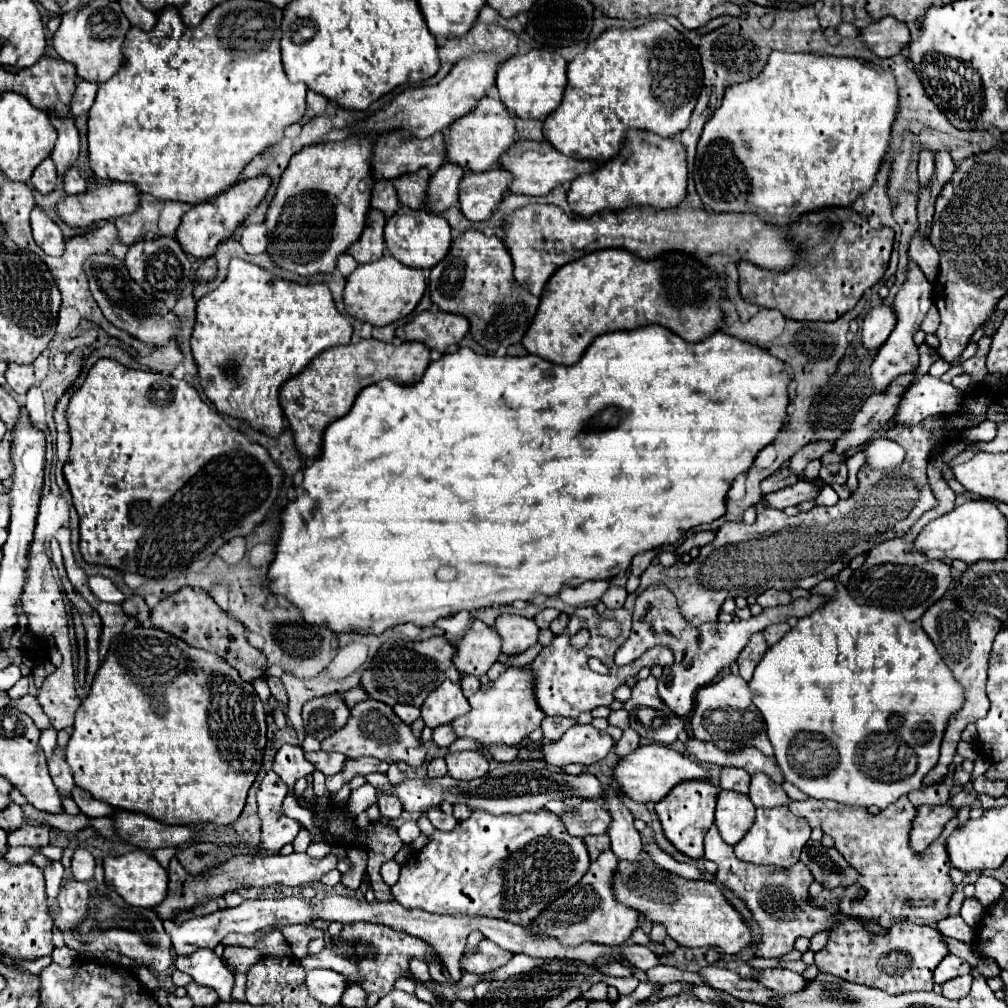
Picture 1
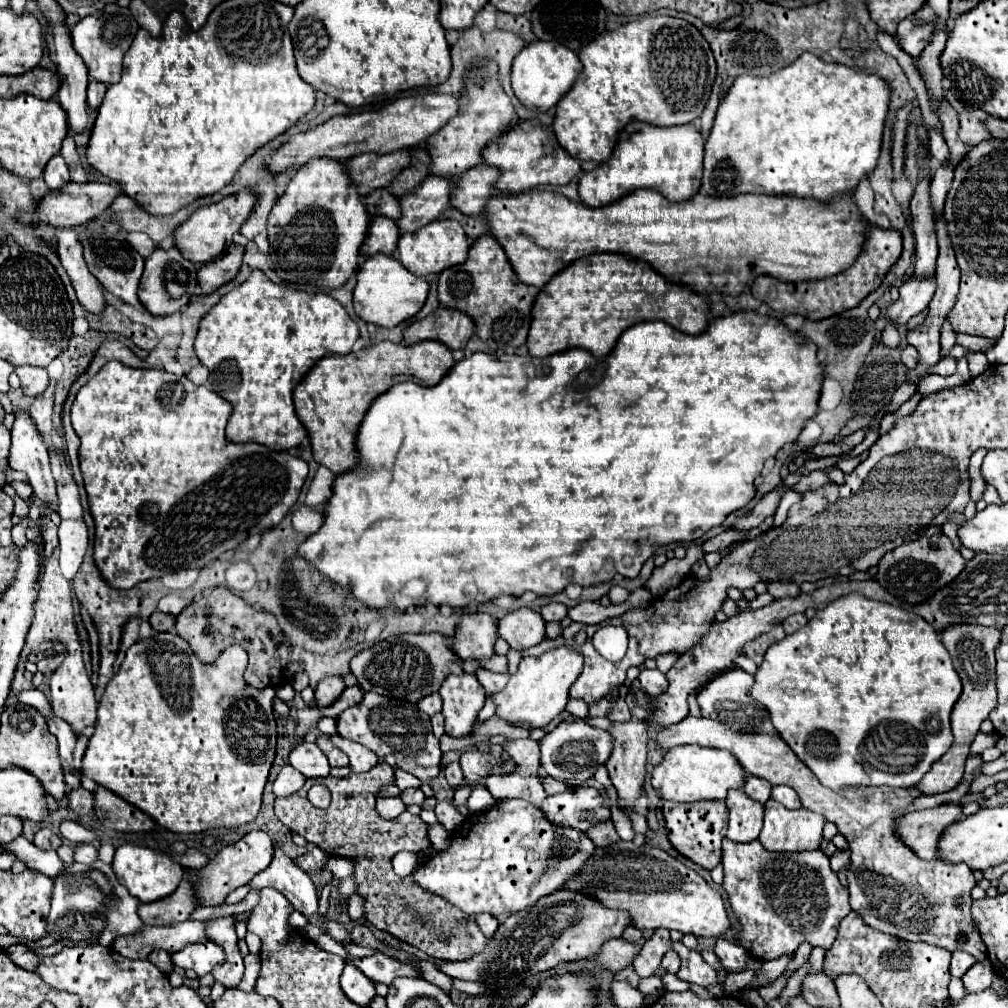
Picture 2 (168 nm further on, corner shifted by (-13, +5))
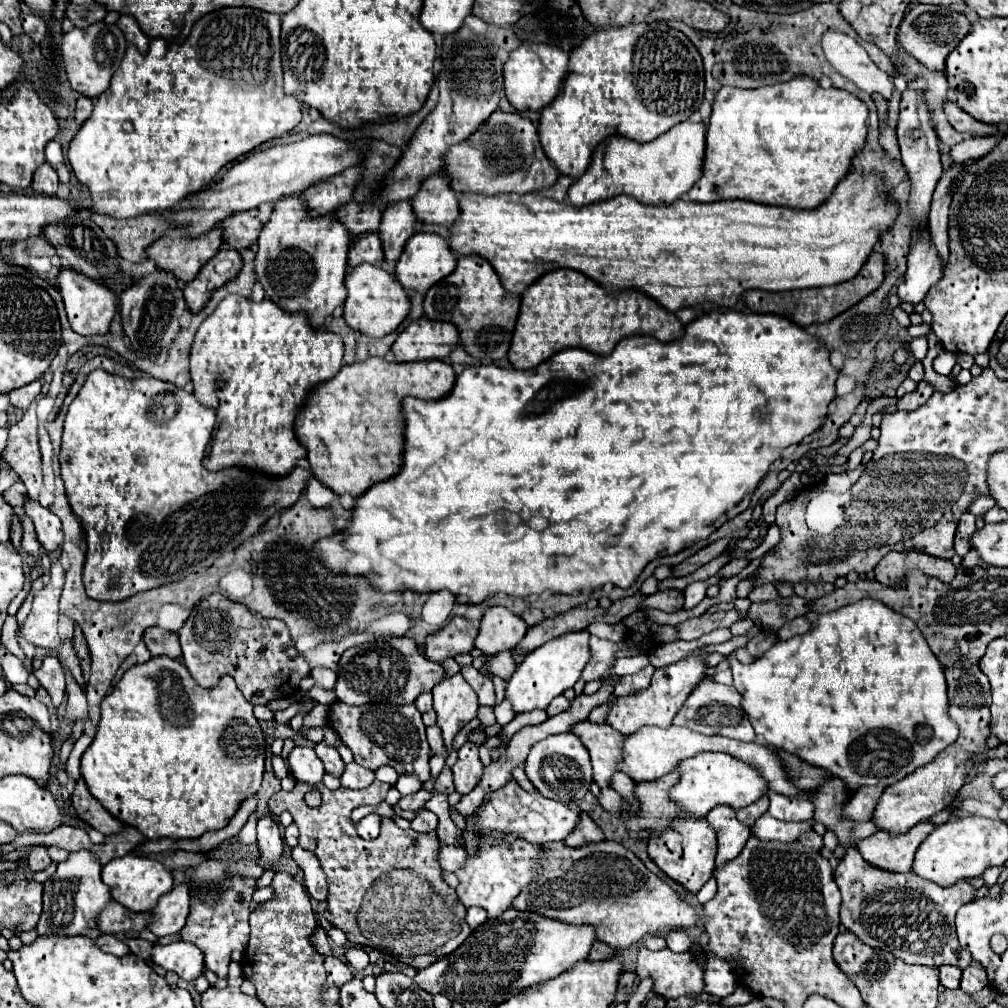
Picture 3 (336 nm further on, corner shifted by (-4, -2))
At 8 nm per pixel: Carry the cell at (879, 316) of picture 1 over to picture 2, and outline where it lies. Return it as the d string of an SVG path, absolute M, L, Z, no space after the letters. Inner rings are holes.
M909 277L899 287L899 299L885 307L885 317L895 325L907 325L911 317L927 309L931 297L935 293L935 279L915 279Z

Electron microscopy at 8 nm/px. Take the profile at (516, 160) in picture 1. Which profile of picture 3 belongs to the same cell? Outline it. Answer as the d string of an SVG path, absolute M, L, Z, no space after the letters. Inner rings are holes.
M496 110L464 144L454 144L444 152L444 176L452 176L456 192L500 194L500 192L538 192L558 180L556 166L546 158L534 124L518 114Z

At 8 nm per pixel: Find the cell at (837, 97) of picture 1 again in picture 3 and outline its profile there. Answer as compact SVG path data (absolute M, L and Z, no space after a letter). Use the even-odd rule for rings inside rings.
M798 76L790 82L760 86L754 90L724 86L714 98L708 122L702 176L688 190L688 198L692 202L740 198L798 210L816 208L832 194L834 186L846 176L846 172L850 172L850 160L862 150L866 140L866 118L868 108L854 94L838 88L824 90L808 76Z

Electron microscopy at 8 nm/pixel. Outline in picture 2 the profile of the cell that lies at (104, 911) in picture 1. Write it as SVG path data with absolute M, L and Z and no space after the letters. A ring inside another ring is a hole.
M101 861L93 865L73 863L71 867L67 865L63 875L55 879L49 913L49 935L61 941L65 947L77 947L83 943L111 947L117 937L135 935L145 929L137 909L137 897L129 895L129 891L117 881L111 865Z

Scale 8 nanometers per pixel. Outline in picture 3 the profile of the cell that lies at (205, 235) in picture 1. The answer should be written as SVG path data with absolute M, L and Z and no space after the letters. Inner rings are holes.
M220 226L198 238L186 238L180 228L170 228L160 240L148 246L148 258L154 260L158 268L164 268L164 272L172 272L178 280L190 282L200 268L216 256L220 244Z

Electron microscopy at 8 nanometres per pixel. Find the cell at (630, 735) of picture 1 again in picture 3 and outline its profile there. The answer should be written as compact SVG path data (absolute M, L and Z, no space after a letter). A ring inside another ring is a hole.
M590 720L576 722L570 732L576 734L590 752L594 782L600 788L608 788L612 774L618 770L624 736L620 732L614 732L614 728L608 724L592 724Z

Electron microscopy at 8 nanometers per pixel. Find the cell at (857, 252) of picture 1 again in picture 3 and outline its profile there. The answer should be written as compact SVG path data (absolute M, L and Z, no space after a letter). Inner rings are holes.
M872 252L862 270L858 272L856 278L842 282L838 286L824 286L824 288L810 288L810 290L790 290L790 292L766 292L766 290L748 290L744 294L744 300L748 308L756 314L778 314L784 316L800 326L810 326L810 324L820 324L828 322L834 316L842 314L844 310L852 308L856 302L872 294L880 284L884 282L884 256L878 252Z

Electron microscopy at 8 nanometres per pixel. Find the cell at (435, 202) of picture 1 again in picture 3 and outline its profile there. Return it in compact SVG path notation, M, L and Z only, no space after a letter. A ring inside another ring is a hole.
M408 200L388 204L386 210L382 212L382 222L380 222L380 228L378 228L378 236L382 240L384 258L388 262L388 272L390 274L394 272L394 264L400 258L400 254L404 250L404 244L414 234L416 222L418 220L416 220Z

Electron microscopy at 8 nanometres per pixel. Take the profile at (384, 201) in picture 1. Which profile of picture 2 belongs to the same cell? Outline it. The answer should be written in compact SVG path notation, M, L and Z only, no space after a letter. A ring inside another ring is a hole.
M387 187L371 191L365 197L365 205L369 209L369 215L377 215L379 213L379 215L385 215L385 217L395 219L395 221L399 221L399 217L401 217L399 199L393 197L393 193Z

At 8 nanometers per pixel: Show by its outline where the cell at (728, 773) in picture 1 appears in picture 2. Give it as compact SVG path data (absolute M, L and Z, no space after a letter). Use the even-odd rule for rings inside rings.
M745 777L745 785L743 785L743 791L751 797L751 799L755 799L755 801L759 801L759 803L765 803L767 799L769 799L769 795L771 795L771 785L769 785L769 781L761 781L759 777Z

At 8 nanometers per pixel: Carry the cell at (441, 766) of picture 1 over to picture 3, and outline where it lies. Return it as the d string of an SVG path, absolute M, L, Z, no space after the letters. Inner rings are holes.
M444 768L442 770L442 774L436 778L436 782L434 782L434 790L432 790L432 794L452 794L454 792L454 782L452 782L452 772L450 772L450 768Z

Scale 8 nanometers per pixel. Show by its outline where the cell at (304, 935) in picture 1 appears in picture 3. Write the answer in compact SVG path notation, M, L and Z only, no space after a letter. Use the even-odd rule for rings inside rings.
M326 956L324 966L326 966L327 973L324 988L328 988L331 985L344 986L346 982L350 982L354 978L350 966L346 962L342 962L340 958L336 958L336 956Z

